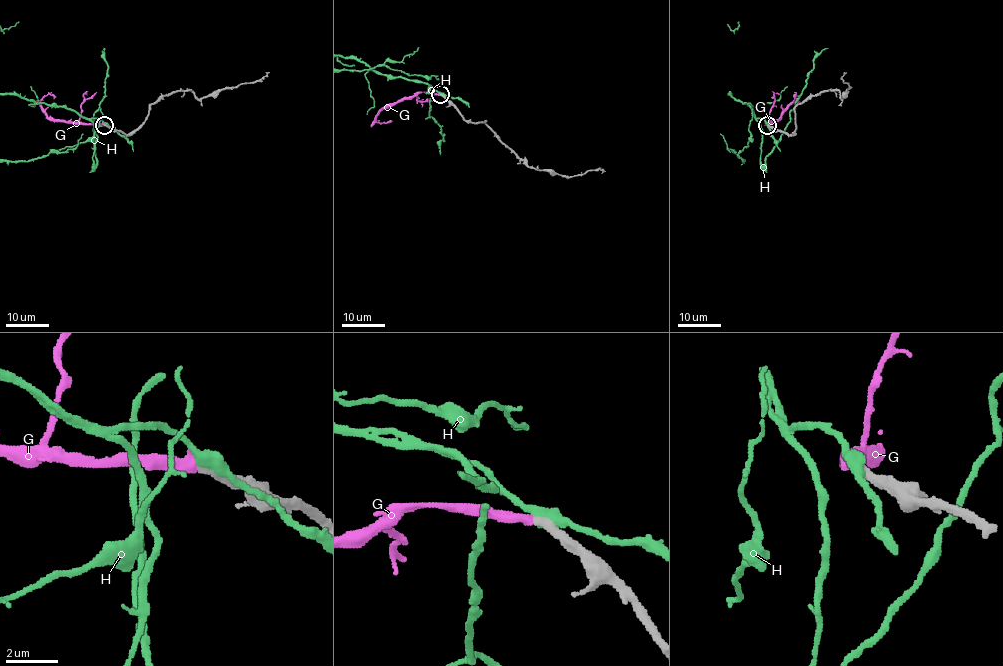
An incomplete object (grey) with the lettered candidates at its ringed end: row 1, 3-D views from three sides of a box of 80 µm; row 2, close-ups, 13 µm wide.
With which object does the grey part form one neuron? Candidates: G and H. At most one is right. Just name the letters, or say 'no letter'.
G

